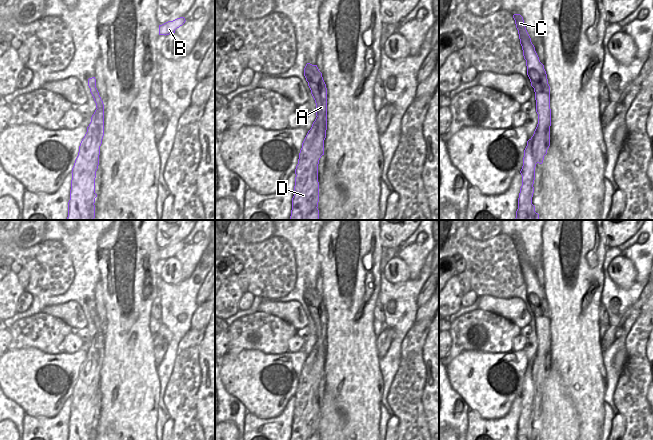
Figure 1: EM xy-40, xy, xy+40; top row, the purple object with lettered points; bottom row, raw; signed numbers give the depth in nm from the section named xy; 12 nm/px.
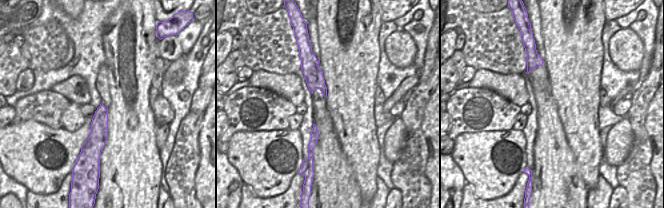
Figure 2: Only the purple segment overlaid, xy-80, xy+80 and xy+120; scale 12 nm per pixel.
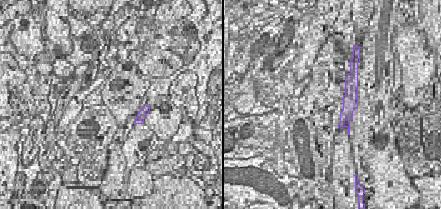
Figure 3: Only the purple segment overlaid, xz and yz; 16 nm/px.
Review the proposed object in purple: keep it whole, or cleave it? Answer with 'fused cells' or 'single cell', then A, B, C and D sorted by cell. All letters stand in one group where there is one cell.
fused cells; groups A C / B D

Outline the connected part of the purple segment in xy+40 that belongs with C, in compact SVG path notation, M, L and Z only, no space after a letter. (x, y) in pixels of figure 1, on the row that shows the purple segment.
M514 14L513 18L518 30L523 56L526 60L527 75L535 92L538 124L531 137L532 149L536 157L536 163L542 164L544 160L543 154L550 146L550 86L544 65L540 62L535 47L531 42L523 17L520 14Z

